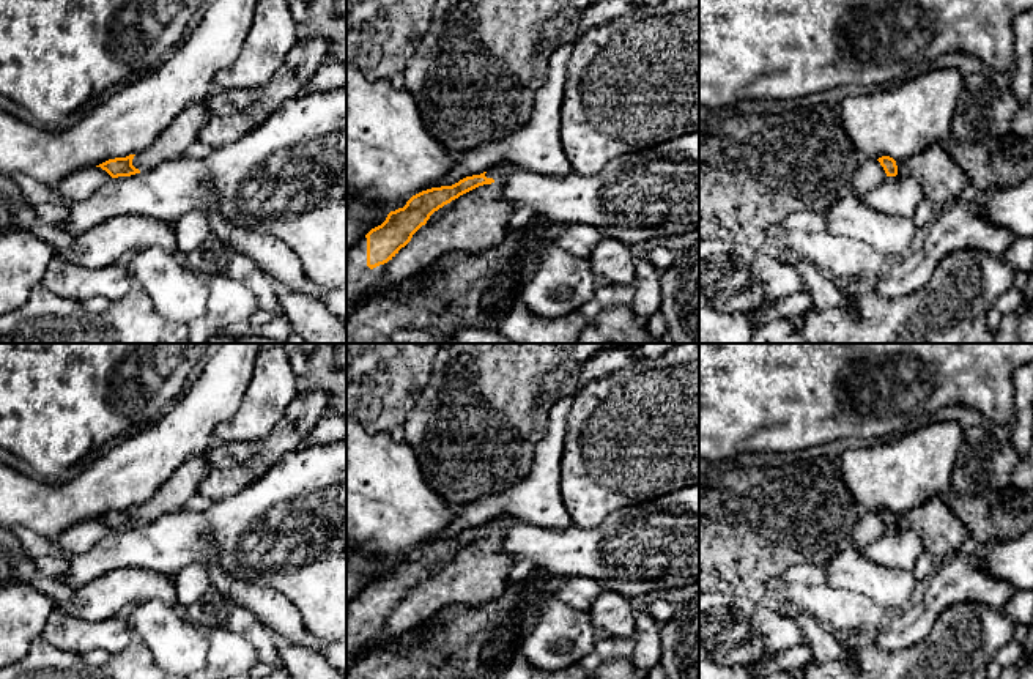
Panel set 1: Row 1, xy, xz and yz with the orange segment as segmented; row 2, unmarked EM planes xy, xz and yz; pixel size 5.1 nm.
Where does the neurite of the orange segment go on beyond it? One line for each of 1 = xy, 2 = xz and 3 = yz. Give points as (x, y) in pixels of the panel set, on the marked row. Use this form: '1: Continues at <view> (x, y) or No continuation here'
1: Continues at xy (170, 144)
2: Continues at xz (479, 219)
3: Continues at yz (940, 178)

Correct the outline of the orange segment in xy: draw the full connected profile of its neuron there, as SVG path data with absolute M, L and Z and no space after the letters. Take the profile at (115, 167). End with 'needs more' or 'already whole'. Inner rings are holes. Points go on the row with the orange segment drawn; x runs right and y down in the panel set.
M205 99L191 104L143 151L109 159L96 167L106 170L112 178L118 178L151 170L165 161L180 159L184 156L186 148L198 139L198 131L209 117Z; needs more

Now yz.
M943 143L927 147L924 151L894 161L890 156L877 159L887 176L913 176L921 184L923 197L934 206L956 203L959 194L968 186L965 173L948 154Z; needs more

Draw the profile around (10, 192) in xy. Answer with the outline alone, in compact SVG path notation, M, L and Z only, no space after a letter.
M0 175L0 232L13 227L13 216L9 205L13 202L24 202L27 199L22 195L19 187L11 181L11 178L3 178Z

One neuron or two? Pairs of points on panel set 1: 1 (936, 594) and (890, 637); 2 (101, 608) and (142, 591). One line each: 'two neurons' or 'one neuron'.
1: one neuron
2: one neuron

